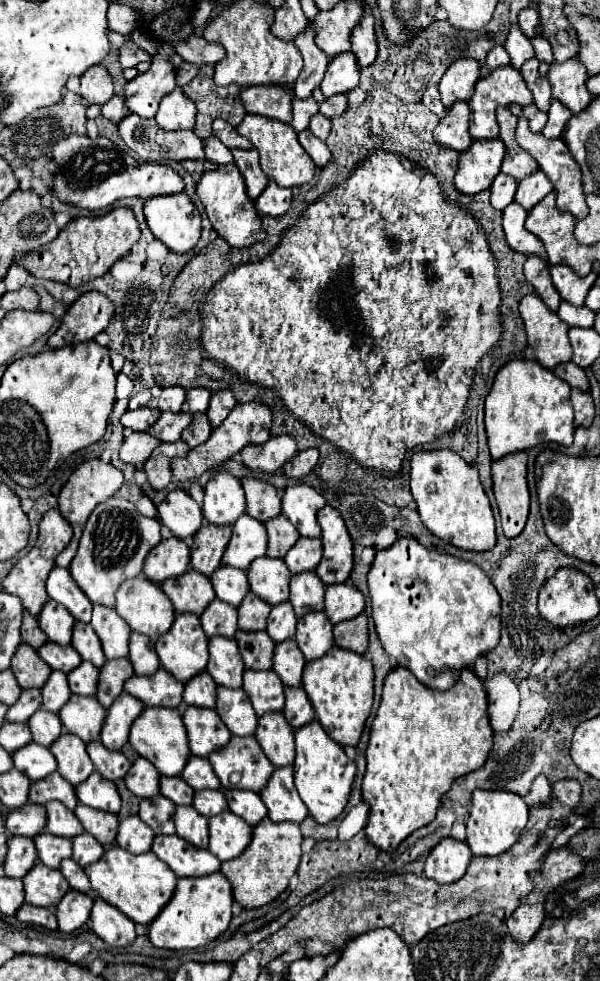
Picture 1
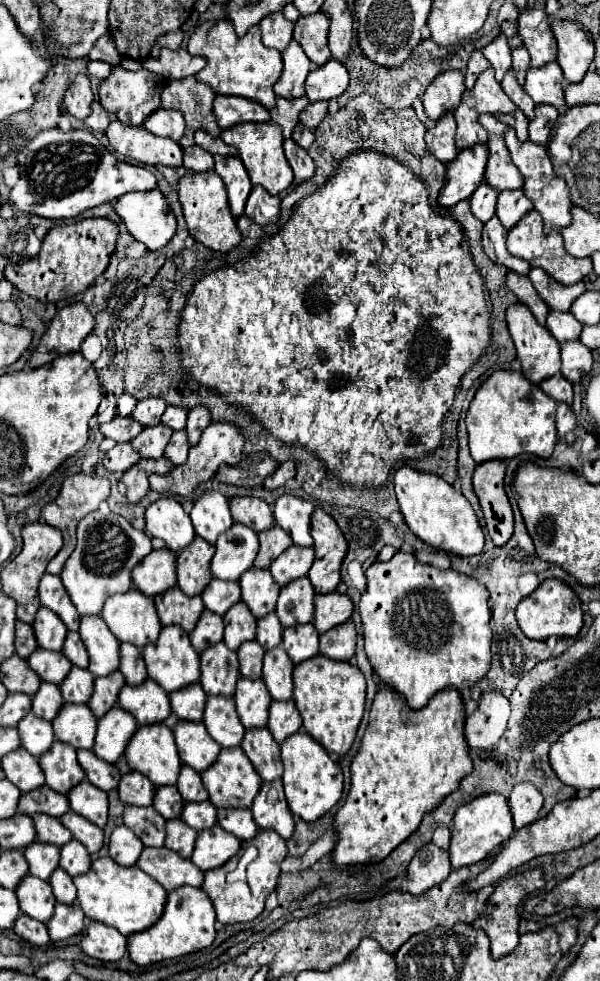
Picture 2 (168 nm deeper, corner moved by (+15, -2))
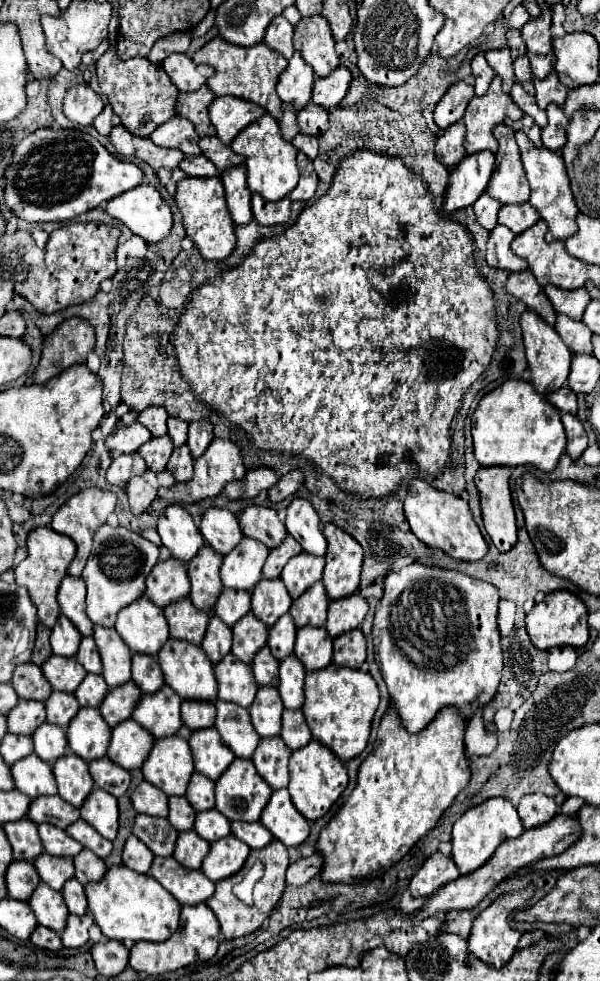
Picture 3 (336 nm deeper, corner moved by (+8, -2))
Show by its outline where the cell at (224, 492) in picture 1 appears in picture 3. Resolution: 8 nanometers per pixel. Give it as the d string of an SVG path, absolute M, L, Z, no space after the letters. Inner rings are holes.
M211 507L203 515L201 535L205 537L207 545L215 549L219 555L227 555L243 539L237 517L231 511L217 507Z

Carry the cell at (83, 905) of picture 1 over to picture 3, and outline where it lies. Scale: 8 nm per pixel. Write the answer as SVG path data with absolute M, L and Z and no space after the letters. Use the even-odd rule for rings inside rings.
M69 915L67 919L67 927L65 931L61 933L61 939L63 939L63 947L67 949L79 949L83 947L87 941L89 941L89 927L93 925L93 917L91 915L83 915L83 917L77 917L77 915Z

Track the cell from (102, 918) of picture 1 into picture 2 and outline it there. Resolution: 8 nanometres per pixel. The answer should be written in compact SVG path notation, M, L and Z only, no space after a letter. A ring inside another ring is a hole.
M90 921L82 939L82 949L86 955L104 963L118 961L126 953L126 937L116 933L116 929L108 929L108 925L92 925Z

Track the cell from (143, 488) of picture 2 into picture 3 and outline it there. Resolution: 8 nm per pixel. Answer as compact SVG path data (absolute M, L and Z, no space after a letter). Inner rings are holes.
M145 471L143 475L139 477L133 477L125 491L127 491L127 497L129 497L129 507L131 507L131 513L133 515L141 515L143 511L147 511L147 507L155 501L157 497L157 489L165 485L165 487L171 487L175 485L175 479L169 471L161 471L161 473L151 473L151 471Z

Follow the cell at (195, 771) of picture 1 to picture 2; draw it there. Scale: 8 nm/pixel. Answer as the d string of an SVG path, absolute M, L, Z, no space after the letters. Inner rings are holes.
M182 765L176 787L180 795L184 797L184 801L206 801L208 799L208 791L204 789L200 775L194 769L188 769L188 765Z

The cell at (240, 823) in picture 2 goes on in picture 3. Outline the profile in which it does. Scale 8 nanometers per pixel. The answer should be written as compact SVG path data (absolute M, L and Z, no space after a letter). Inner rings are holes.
M235 821L231 823L231 831L237 839L247 843L251 849L263 849L271 843L273 835L257 821L257 823L245 823L245 821Z

